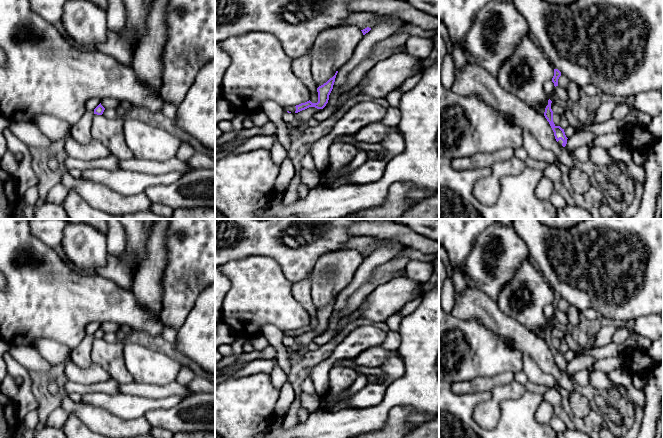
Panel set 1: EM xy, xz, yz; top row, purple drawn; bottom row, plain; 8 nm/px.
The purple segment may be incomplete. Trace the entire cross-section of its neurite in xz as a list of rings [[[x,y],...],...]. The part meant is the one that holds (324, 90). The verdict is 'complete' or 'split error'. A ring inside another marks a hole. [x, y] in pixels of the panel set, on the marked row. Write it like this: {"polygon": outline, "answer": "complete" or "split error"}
{"polygon": [[[336,71],[335,75],[332,78],[330,78],[326,83],[324,83],[323,85],[321,85],[317,88],[317,92],[318,92],[318,102],[317,103],[312,103],[309,100],[305,103],[301,103],[296,106],[288,106],[288,107],[284,108],[284,111],[287,111],[288,113],[298,113],[309,107],[323,109],[326,106],[326,104],[328,103],[329,95],[333,89],[333,85],[334,85],[337,73],[338,73],[338,71]]], "answer": "split error"}

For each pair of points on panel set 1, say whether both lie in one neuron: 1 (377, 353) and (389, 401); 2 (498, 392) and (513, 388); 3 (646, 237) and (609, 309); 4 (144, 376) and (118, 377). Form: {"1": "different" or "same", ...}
{"1": "different", "2": "same", "3": "same", "4": "different"}

